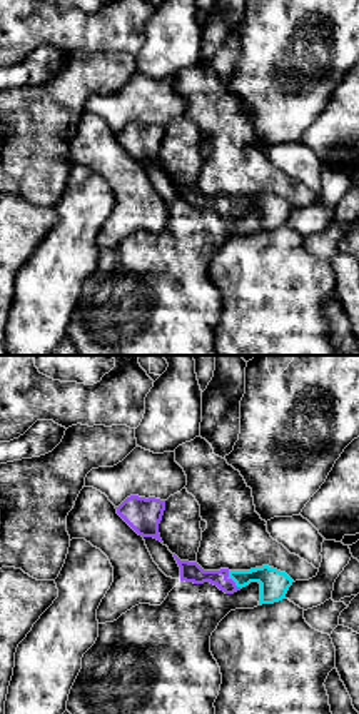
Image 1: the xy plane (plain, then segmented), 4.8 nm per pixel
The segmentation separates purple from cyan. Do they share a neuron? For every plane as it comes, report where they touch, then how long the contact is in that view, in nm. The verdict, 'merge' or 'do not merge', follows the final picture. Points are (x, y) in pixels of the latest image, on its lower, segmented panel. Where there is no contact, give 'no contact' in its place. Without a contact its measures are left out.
contact (232, 581); length 110 nm

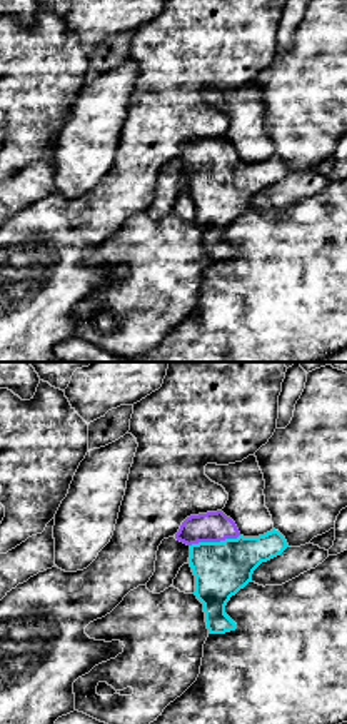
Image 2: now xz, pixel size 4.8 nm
contact (214, 541); length 240 nm

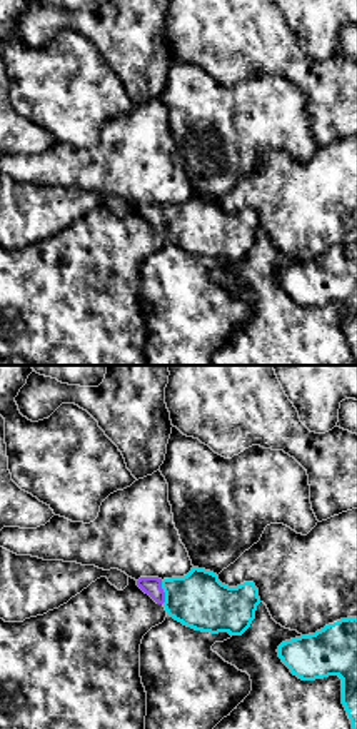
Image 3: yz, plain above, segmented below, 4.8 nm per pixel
contact (164, 593); length 110 nm

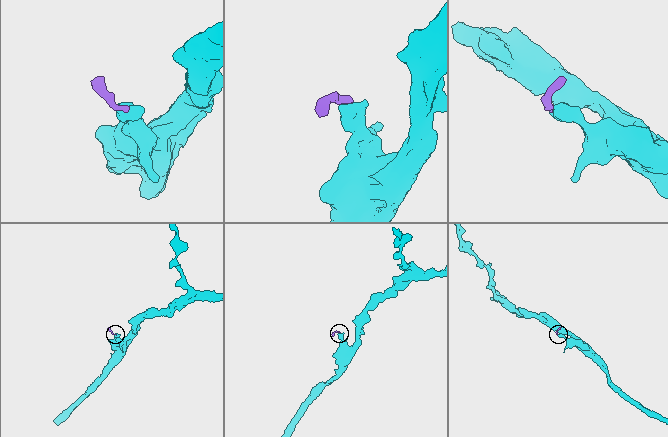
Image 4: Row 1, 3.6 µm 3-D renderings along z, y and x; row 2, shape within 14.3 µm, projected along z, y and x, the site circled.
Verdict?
merge

